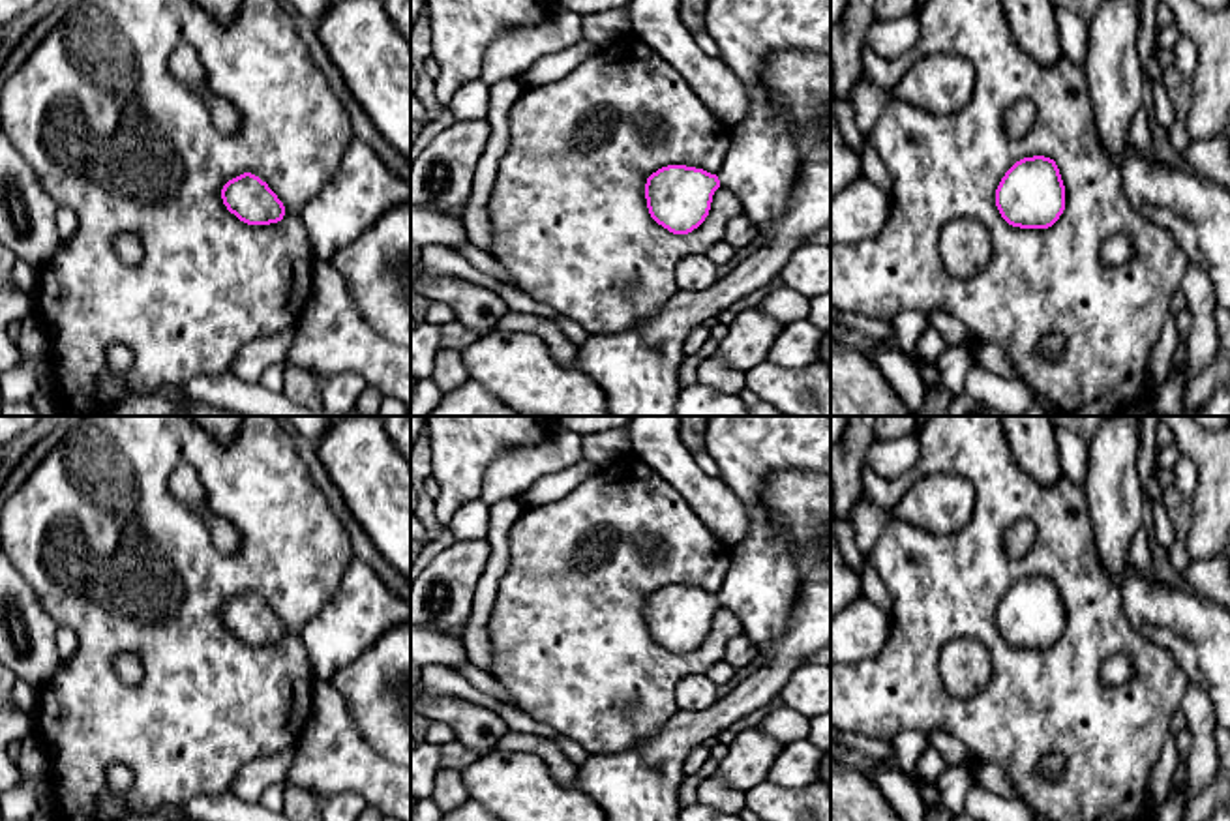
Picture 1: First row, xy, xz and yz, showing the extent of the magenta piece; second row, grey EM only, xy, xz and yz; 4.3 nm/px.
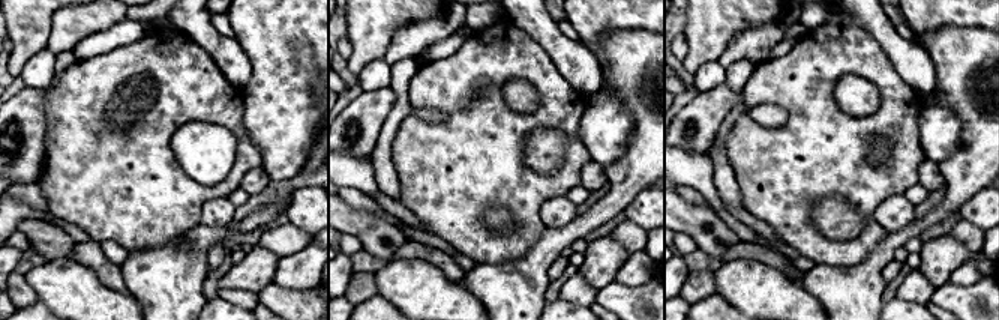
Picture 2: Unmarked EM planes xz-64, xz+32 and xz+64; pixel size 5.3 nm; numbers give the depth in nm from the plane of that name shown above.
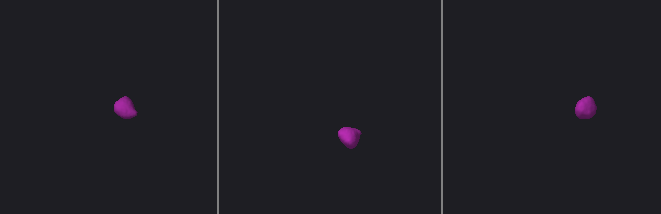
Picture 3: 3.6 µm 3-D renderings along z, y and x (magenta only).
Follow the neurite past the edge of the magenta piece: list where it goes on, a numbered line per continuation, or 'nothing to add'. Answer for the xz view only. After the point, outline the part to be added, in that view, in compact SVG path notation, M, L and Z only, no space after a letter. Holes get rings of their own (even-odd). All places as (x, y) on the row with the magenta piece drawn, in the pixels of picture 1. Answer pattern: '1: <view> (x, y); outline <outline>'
1: xz (762, 164); outline M709 0L705 32L716 41L720 60L739 77L748 97L746 116L729 126L729 146L718 180L737 195L742 212L759 229L784 214L801 167L788 116L761 79L765 60L786 51L831 56L831 0Z

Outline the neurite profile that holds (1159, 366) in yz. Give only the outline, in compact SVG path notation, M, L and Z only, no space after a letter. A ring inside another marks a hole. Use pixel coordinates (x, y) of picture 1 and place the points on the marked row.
M1168 313L1162 322L1161 336L1149 354L1148 375L1151 390L1157 390L1161 384L1168 381L1172 371L1172 356L1179 341L1181 337L1176 324L1176 315Z

